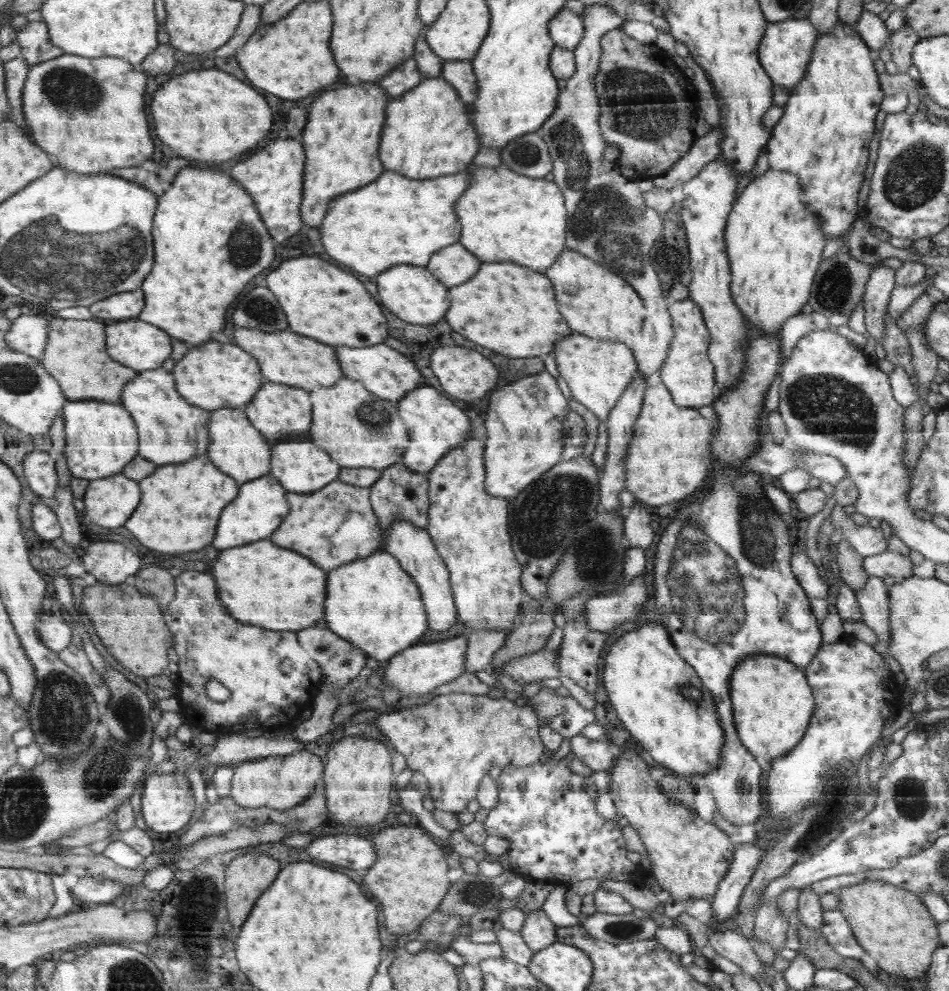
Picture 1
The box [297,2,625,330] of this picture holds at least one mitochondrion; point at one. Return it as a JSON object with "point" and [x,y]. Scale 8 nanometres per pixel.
{"point":[524,153]}

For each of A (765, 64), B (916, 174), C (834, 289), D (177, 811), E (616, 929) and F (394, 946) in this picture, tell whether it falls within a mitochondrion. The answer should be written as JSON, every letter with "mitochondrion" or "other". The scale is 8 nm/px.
{"A":"other","B":"mitochondrion","C":"mitochondrion","D":"other","E":"mitochondrion","F":"other"}

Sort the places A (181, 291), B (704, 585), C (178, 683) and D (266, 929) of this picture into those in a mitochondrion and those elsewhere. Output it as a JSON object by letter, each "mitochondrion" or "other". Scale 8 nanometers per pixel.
{"A":"other","B":"mitochondrion","C":"other","D":"other"}

